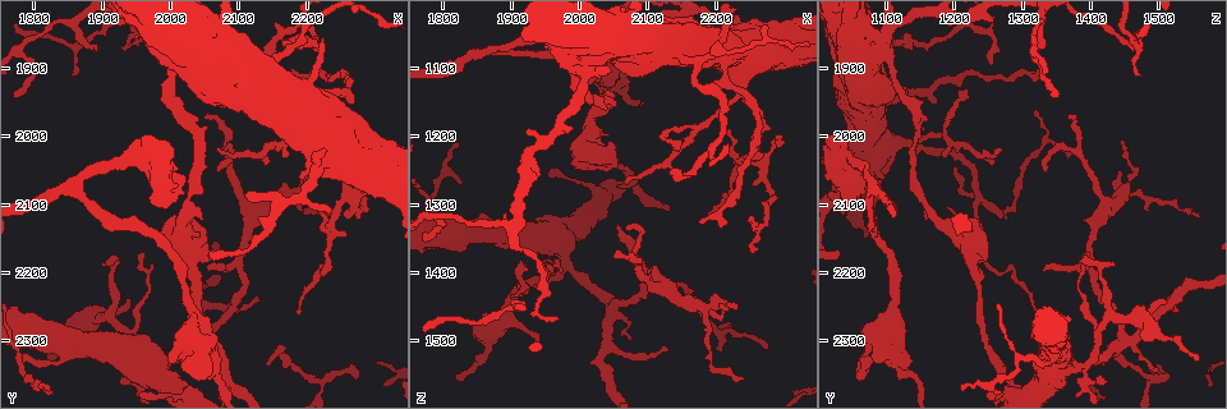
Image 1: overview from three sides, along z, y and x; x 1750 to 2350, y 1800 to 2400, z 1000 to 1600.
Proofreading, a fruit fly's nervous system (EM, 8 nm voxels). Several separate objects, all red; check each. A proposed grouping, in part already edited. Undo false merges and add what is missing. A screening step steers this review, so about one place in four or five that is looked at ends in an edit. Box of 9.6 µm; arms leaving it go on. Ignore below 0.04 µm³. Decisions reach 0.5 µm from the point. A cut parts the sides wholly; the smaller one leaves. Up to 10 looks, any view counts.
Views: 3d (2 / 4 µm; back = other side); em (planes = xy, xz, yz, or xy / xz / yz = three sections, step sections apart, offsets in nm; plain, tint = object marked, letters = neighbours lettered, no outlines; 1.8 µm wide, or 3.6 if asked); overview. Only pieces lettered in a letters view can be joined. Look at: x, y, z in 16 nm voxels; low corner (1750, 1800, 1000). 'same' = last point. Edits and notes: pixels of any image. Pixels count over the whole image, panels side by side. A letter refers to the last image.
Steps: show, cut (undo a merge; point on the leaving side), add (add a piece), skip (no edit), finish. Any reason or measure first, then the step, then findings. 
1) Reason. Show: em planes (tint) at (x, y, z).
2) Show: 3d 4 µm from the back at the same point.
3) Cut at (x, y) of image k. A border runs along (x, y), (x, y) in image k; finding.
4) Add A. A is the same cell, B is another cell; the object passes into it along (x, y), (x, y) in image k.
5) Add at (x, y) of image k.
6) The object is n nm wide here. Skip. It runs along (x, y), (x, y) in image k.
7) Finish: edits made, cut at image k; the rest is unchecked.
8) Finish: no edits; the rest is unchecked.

Three-way junction. Show: em planes (letters) at (1865, 2080, 1075).

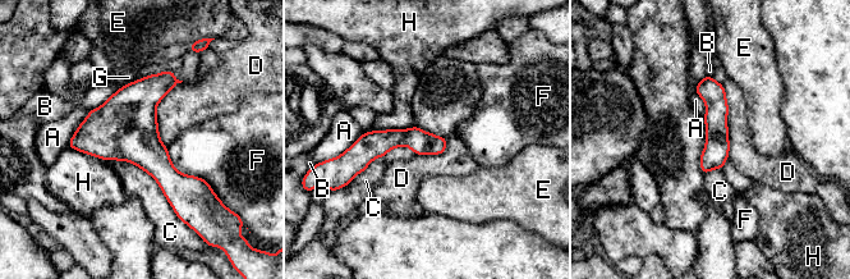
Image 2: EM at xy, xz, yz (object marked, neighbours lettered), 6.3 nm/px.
Skip. A, B, C, D, E, F, G and H are other cells; it runs along (444, 141), (385, 140), (352, 154) in image 2; one cell here.

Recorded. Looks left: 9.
Thick turns thin. Show: em 3.6 µm planes (letters) at (1975, 2335, 1380).

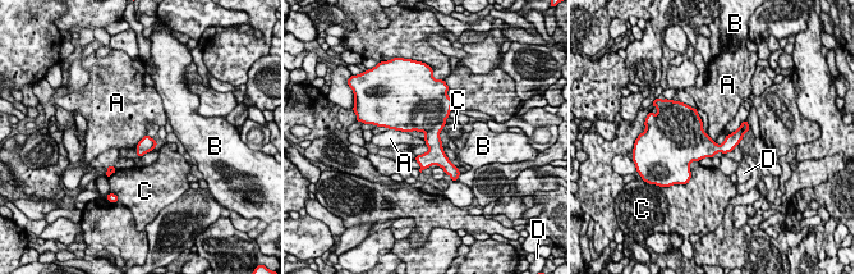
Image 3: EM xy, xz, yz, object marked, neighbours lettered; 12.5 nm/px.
Skip. A, B, C and D are other cells; a border runs along (389, 128), (409, 133) in image 3; all the same cell.

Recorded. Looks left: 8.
Sudden change in width. Show: em 3.6 µm planes (letters) at (1845, 2315, 1345).

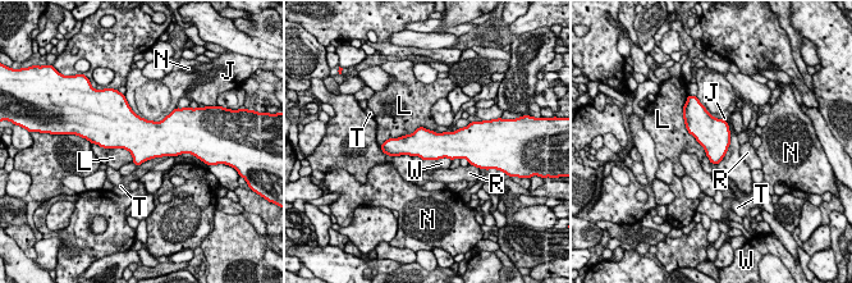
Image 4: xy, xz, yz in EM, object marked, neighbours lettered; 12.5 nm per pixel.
The object is 360 nm wide here. Skip. J, L, N, R, T and W are other cells; a border runs along (433, 129), (417, 127), (384, 142) in image 4; all the same cell.

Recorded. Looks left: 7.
Three arms meet. Show: 3d 4 µm at (2010, 1840, 1100).

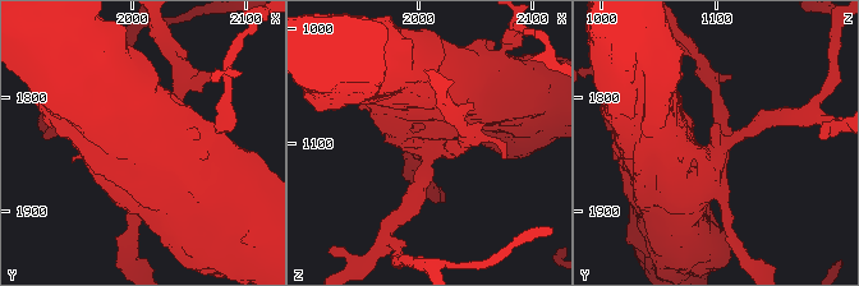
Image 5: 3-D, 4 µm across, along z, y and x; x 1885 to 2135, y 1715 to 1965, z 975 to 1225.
3 arms meet here; the arms are 170, 220, 900 nm wide. Show: em 3.6 µm planes (letters) at (2010, 1844, 1106).

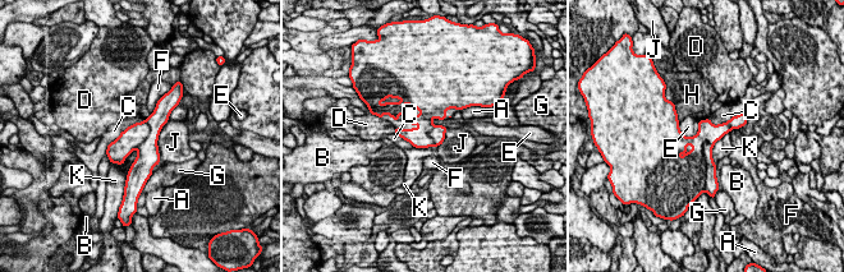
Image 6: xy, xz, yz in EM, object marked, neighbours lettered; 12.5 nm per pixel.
The object is 300 nm wide here. Cut at (711, 179) of image 6. A, B, C, D, E, F, G, H, J and K are other cells; two cells meet here.

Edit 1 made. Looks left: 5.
Finish: edits made, cut at image 6; the rest is unchecked.

